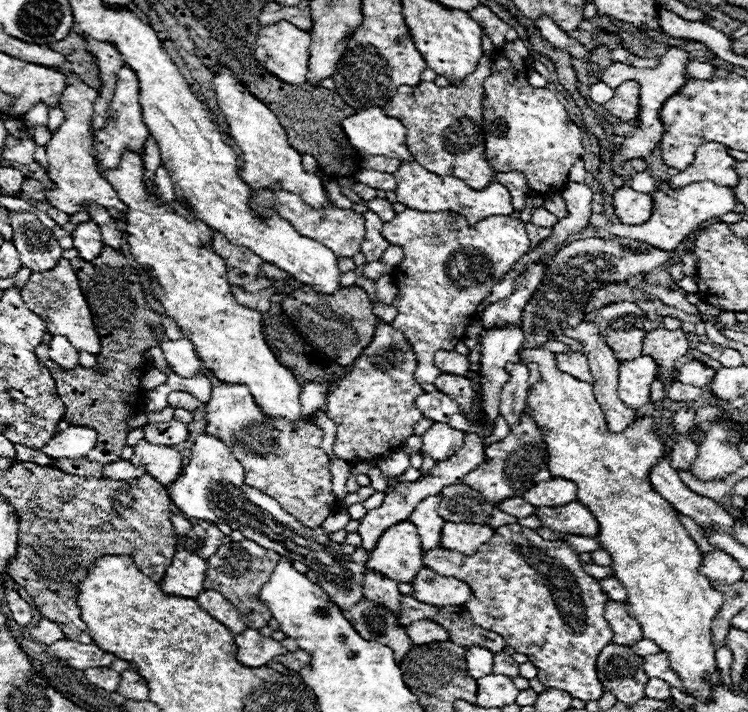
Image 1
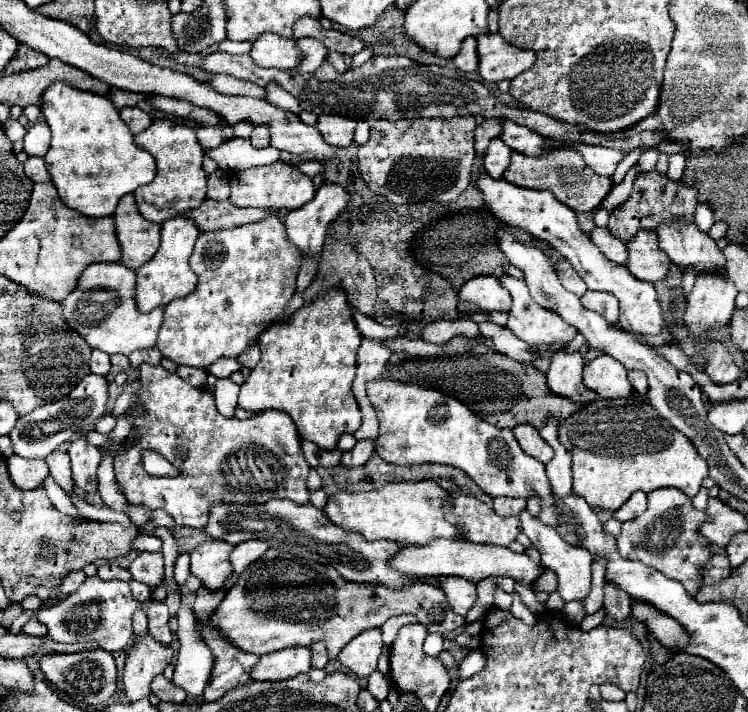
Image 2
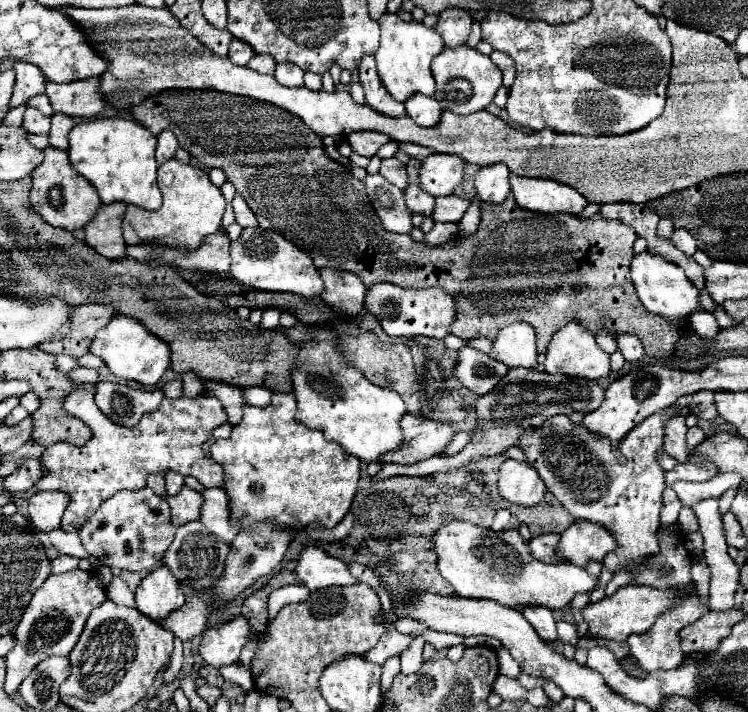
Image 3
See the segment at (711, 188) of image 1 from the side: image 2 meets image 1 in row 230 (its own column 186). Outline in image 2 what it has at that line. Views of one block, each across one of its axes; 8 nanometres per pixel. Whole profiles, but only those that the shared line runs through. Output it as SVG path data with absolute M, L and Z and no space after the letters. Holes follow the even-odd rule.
M190 608L178 612L178 666L174 668L174 684L182 686L188 694L200 696L208 684L214 656L194 630L194 614Z

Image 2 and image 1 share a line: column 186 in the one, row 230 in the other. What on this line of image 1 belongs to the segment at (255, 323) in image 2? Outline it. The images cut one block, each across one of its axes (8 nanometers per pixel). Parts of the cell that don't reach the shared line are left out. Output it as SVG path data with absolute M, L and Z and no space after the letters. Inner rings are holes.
M254 188L252 196L250 196L250 208L256 214L268 214L274 210L276 214L280 214L280 218L288 220L300 236L306 236L306 238L326 246L328 250L334 252L336 258L352 258L360 250L360 244L366 234L362 214L358 214L354 210L342 210L336 206L324 206L324 208L314 210L308 204L304 204L300 196L286 192L282 188Z

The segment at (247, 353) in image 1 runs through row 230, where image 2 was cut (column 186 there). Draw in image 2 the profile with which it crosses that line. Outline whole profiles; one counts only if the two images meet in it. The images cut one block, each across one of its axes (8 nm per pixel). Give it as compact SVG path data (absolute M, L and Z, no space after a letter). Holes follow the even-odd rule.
M156 118L152 126L144 130L142 134L138 134L134 140L140 148L146 148L154 156L156 166L158 166L156 178L150 184L140 186L134 192L138 212L146 220L162 224L168 218L174 218L174 216L186 214L192 208L198 208L206 200L206 172L202 170L204 150L200 148L196 140L194 128L180 124L176 120Z

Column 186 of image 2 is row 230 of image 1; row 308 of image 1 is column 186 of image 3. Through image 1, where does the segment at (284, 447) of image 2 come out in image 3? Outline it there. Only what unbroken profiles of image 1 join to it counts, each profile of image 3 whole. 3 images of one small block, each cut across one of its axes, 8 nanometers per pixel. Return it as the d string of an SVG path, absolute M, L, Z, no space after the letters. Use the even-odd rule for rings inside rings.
M96 382L94 384L80 384L76 386L68 396L66 396L66 404L64 410L84 422L88 422L88 426L92 428L94 436L90 438L90 442L84 448L78 446L66 446L66 444L58 444L58 446L48 446L46 454L40 458L42 462L46 462L46 478L40 478L36 484L36 490L40 492L64 492L70 496L70 502L62 514L62 524L60 528L70 532L70 526L80 528L82 522L86 522L86 518L90 518L90 514L94 514L94 510L110 496L114 496L120 490L140 490L146 486L146 478L150 474L166 474L168 470L180 472L182 476L194 476L198 478L204 486L224 486L224 474L222 474L222 466L218 466L212 458L206 458L202 454L202 444L212 436L212 431L226 422L226 412L222 408L222 404L216 398L208 398L208 396L196 396L196 398L164 398L162 404L158 406L158 410L144 414L142 420L138 422L138 426L134 428L122 428L114 422L110 422L96 406L94 402L94 390L96 390Z

